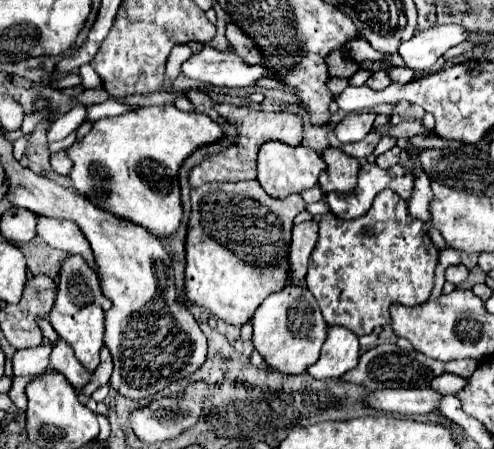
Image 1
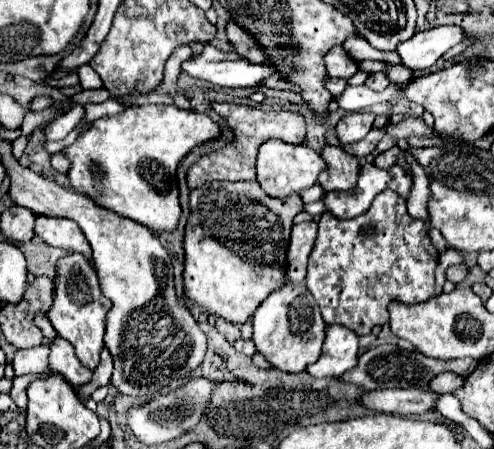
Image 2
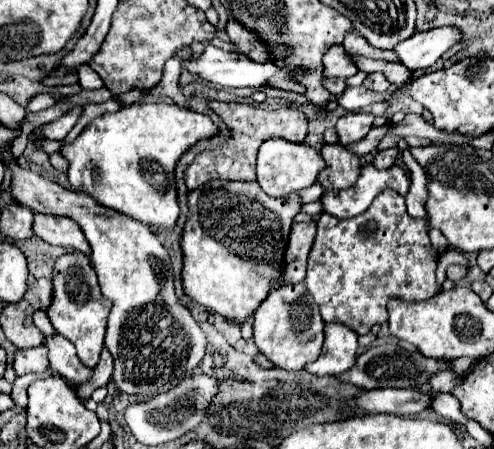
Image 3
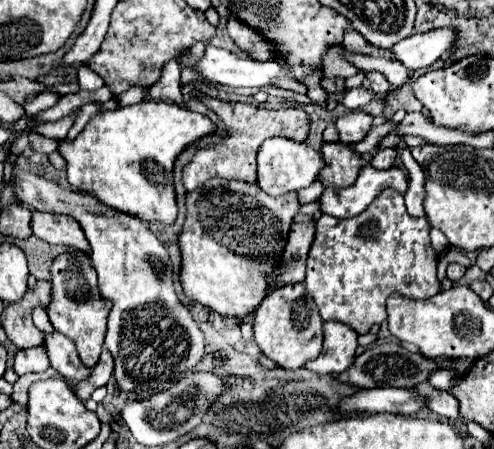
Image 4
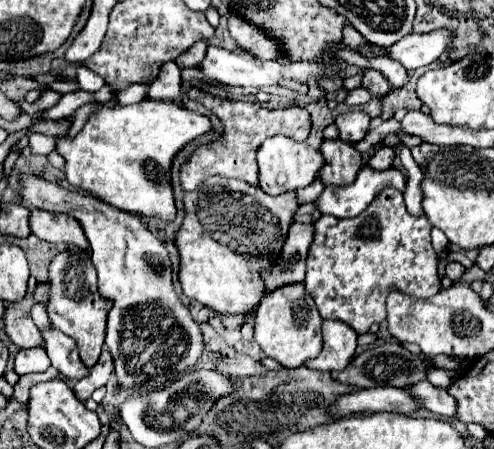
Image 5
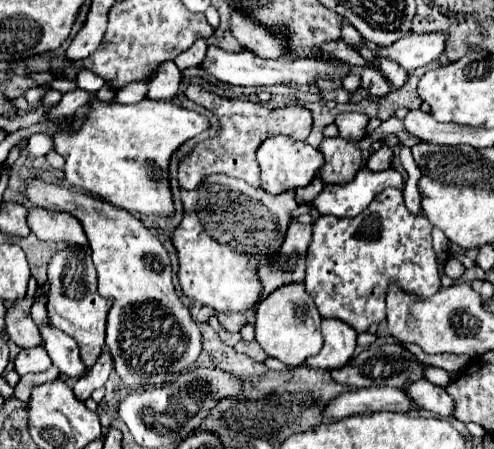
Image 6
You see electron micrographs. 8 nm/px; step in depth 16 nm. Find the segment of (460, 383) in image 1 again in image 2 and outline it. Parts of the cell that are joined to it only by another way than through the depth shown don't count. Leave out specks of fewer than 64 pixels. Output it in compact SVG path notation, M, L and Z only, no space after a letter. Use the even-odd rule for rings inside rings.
M440 372L432 382L430 382L430 386L432 386L432 390L434 392L448 392L448 394L452 394L456 388L460 388L464 384L464 378L460 378L458 374L454 374L454 372Z

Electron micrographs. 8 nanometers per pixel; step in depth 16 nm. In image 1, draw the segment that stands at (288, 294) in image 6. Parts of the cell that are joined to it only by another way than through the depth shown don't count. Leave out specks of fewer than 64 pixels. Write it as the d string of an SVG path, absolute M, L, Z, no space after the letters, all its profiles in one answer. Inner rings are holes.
M286 284L280 292L272 292L252 316L254 336L252 342L256 350L264 356L270 368L284 374L302 374L320 356L320 348L326 340L326 322L314 296L308 292L306 284Z

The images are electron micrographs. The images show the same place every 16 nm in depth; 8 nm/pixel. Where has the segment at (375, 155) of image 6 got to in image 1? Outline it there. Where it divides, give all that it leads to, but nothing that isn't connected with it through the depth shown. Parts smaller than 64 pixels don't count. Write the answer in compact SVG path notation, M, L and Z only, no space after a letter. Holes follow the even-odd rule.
M394 146L392 150L380 154L380 156L376 158L376 164L378 164L380 168L392 168L392 166L398 162L398 156L400 156L400 148Z

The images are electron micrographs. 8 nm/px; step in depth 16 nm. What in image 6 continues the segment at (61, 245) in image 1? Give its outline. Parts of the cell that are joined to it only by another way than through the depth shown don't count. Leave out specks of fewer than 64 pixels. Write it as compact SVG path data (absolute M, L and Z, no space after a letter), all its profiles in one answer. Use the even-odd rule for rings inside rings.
M28 206L26 222L28 222L28 228L40 240L72 242L78 246L88 244L82 224L74 216L70 216L68 212L52 212L52 210L44 210L38 206Z

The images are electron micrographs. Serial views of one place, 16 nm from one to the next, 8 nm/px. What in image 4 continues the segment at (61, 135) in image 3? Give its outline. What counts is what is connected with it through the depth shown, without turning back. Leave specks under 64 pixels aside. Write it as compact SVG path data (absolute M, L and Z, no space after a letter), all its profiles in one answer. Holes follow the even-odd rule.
M72 114L72 116L64 116L64 118L56 120L56 122L44 122L44 124L36 124L36 126L32 128L31 132L44 134L44 136L54 138L54 140L60 140L60 138L64 138L64 136L68 134L68 130L72 128L74 118L76 118L76 116Z

